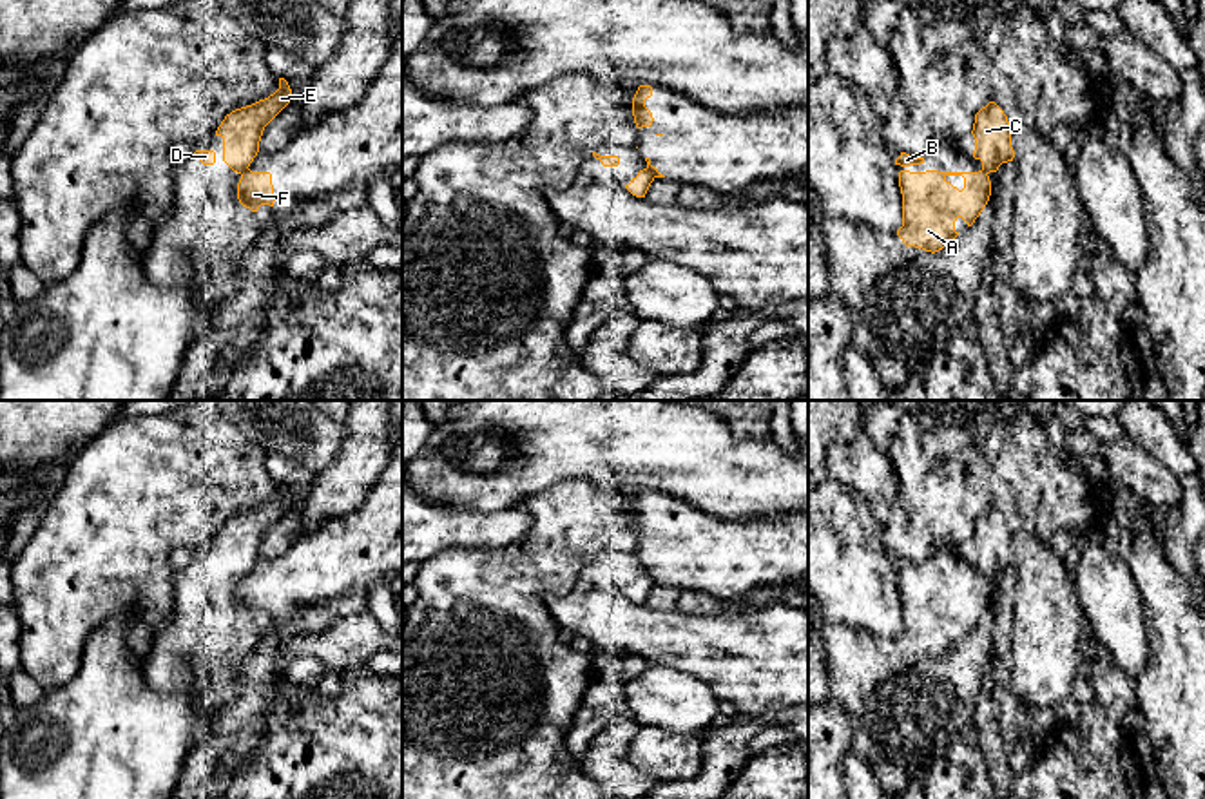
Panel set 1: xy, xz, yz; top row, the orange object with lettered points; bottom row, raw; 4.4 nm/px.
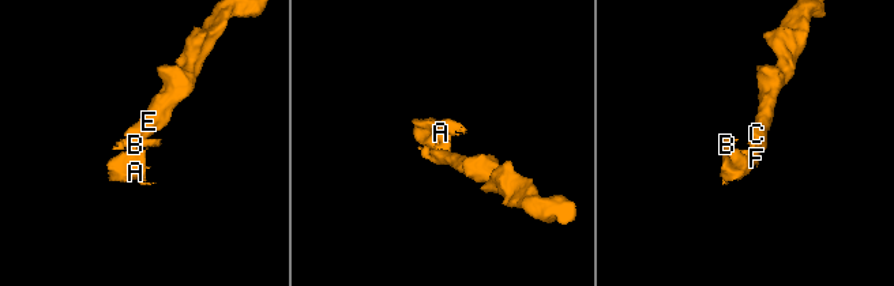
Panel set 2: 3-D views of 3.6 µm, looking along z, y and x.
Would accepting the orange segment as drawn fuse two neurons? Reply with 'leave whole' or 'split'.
split

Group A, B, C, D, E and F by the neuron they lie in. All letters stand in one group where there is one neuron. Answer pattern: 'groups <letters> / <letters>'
groups A B F / C D E

